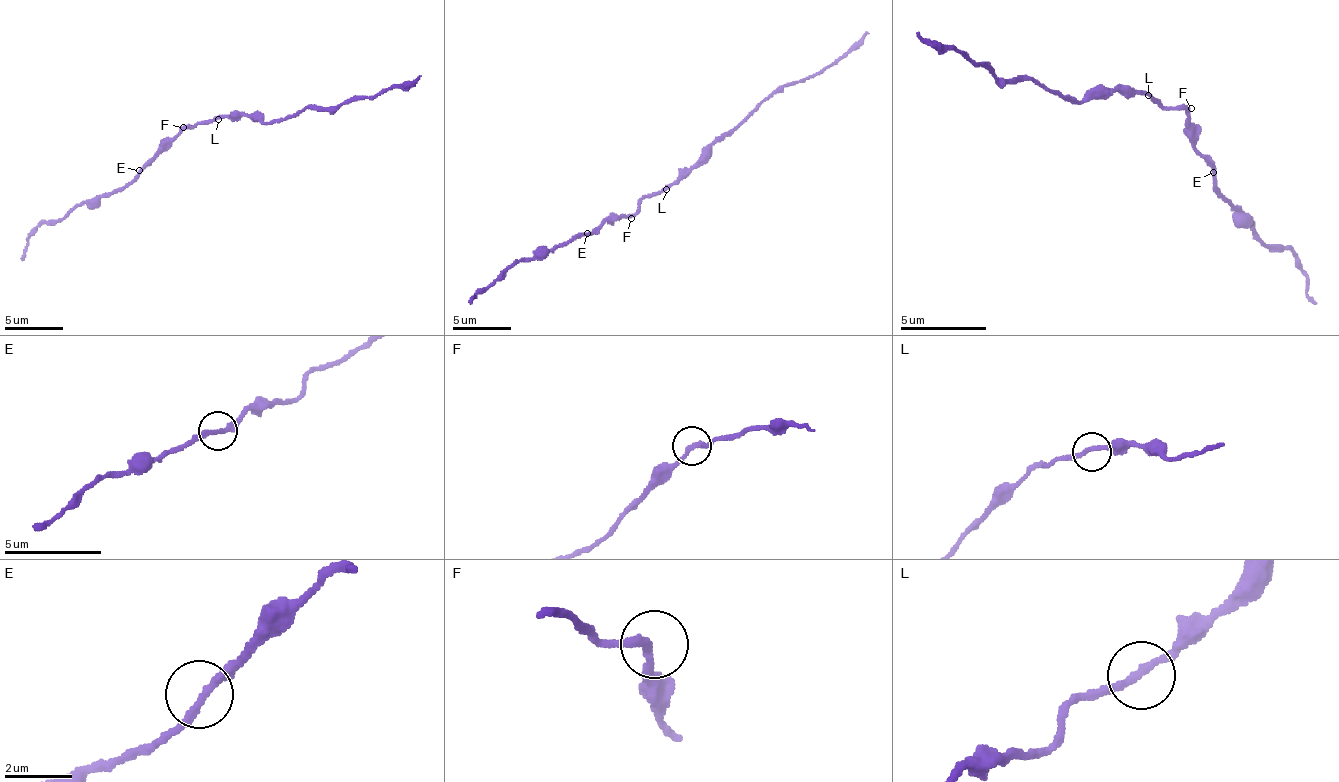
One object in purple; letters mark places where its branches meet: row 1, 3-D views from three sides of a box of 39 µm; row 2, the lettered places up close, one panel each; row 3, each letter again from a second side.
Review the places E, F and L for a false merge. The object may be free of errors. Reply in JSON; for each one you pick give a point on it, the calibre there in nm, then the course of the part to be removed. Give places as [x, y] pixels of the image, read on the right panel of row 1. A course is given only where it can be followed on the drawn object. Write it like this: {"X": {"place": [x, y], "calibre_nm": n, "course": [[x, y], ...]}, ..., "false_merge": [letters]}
{"E": {"place": [1213, 172], "calibre_nm": 220, "course": [[1212, 173], [1225, 199], [1255, 233], [1268, 246], [1285, 246], [1307, 272], [1307, 293], [1315, 302]]}, "false_merge": ["E"]}

